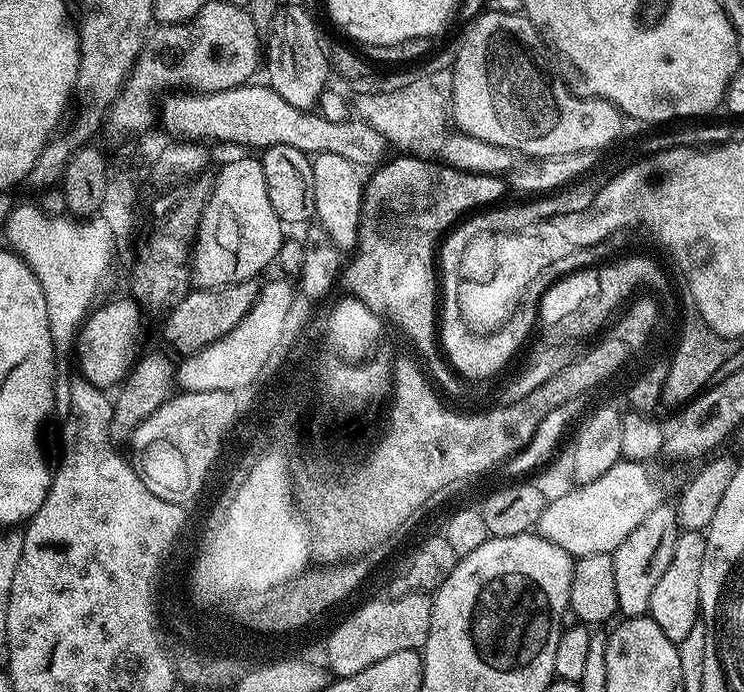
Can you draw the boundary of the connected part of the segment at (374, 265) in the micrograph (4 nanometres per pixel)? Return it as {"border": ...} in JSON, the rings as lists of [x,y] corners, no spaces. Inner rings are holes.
{"border":[[[400,154],[397,157],[397,160],[389,159],[381,163],[373,171],[377,172],[372,177],[367,177],[364,190],[380,190],[380,184],[386,180],[394,182],[394,190],[416,190],[418,224],[414,224],[412,234],[408,232],[408,228],[400,228],[402,232],[392,232],[392,224],[382,226],[376,222],[372,224],[372,232],[364,232],[362,226],[362,232],[358,232],[356,247],[351,253],[352,261],[343,265],[348,276],[343,273],[340,275],[344,278],[344,284],[352,288],[352,292],[360,292],[360,296],[364,296],[364,300],[368,300],[372,308],[380,308],[380,312],[396,316],[396,320],[400,320],[400,324],[404,324],[408,332],[437,334],[438,245],[445,233],[461,218],[467,217],[473,210],[503,201],[500,199],[504,196],[506,184],[499,175],[464,172],[445,162],[435,164],[432,161],[435,159],[425,158],[420,154]],[[416,174],[418,188],[410,186],[416,182]]]}

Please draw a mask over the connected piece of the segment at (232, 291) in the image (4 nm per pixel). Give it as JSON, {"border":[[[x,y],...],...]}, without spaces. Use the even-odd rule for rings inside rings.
{"border":[[[251,280],[231,284],[225,288],[201,288],[189,290],[172,311],[167,313],[164,324],[164,340],[177,352],[177,357],[192,356],[230,332],[248,313],[256,301],[258,288]]]}

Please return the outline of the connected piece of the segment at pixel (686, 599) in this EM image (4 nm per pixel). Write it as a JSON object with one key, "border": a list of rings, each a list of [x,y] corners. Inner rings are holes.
{"border":[[[681,531],[674,542],[674,558],[670,558],[670,567],[662,574],[658,586],[654,586],[654,594],[650,594],[648,615],[676,645],[694,630],[702,616],[698,578],[702,574],[702,558],[706,554],[706,536],[704,532]]]}

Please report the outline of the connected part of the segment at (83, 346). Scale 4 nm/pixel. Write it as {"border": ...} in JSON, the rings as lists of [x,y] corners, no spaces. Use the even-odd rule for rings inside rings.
{"border":[[[111,300],[92,308],[87,319],[80,325],[74,347],[74,364],[77,369],[80,367],[79,375],[95,388],[105,390],[115,389],[132,371],[138,359],[136,339],[140,336],[142,317],[142,309],[135,300]]]}

